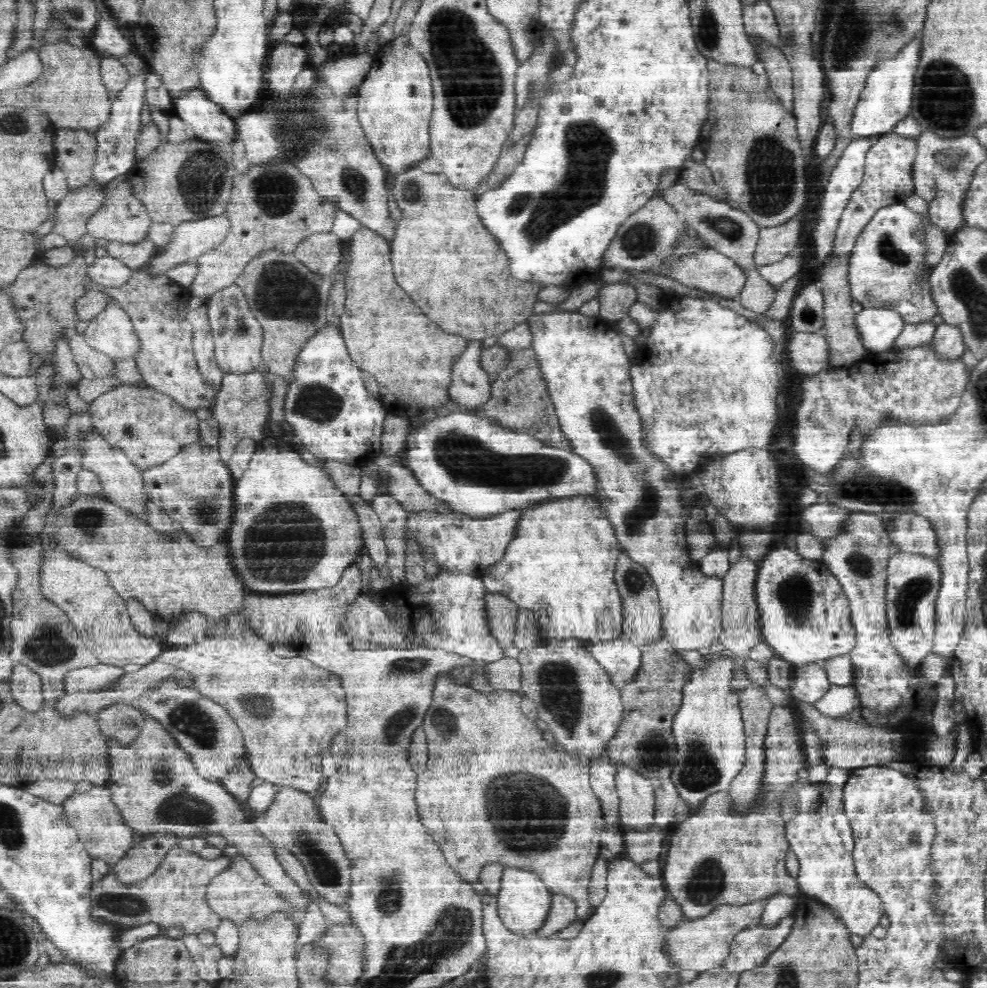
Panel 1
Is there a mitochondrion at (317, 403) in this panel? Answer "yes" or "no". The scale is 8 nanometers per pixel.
yes

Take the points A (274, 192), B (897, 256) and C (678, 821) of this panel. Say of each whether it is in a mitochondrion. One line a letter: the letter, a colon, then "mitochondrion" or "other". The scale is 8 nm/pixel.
A: mitochondrion
B: mitochondrion
C: other

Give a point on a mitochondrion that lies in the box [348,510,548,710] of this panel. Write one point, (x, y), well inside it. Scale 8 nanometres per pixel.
(406, 664)

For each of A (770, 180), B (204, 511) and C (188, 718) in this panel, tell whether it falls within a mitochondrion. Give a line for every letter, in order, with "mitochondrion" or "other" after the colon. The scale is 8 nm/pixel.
A: mitochondrion
B: mitochondrion
C: mitochondrion

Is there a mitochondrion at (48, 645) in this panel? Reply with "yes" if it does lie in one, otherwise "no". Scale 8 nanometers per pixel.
yes

